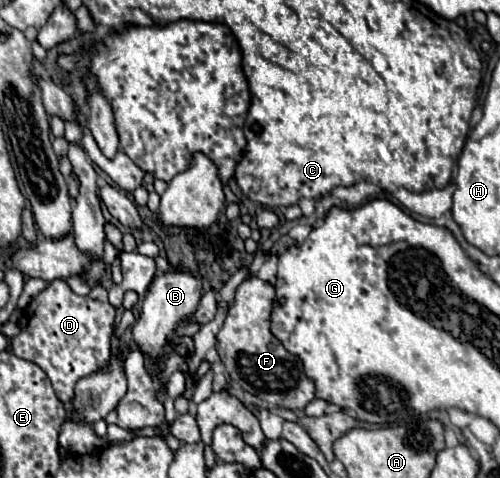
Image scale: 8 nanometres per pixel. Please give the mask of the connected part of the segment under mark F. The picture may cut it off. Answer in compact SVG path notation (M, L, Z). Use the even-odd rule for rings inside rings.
M259 277L245 279L237 287L235 303L227 311L227 319L217 335L219 357L231 381L239 383L241 389L259 397L265 403L295 411L303 409L309 401L315 399L315 383L305 375L301 359L289 353L269 329L275 303L277 293L271 283L261 281Z

